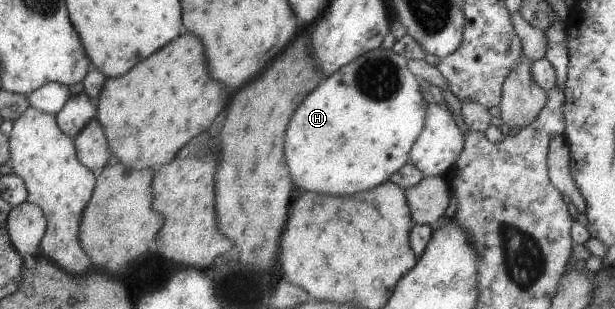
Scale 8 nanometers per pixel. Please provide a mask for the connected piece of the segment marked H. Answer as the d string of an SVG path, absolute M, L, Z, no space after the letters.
M376 47L369 50L356 58L353 58L350 62L343 64L336 72L333 72L324 78L304 100L302 104L296 108L296 112L292 114L290 122L288 122L288 128L286 128L286 136L284 136L284 158L286 158L286 166L288 166L288 172L292 176L292 182L296 188L300 190L310 190L310 192L320 192L320 194L330 194L330 196L342 196L342 194L354 194L354 192L360 192L360 190L368 190L384 180L388 180L390 174L394 174L401 166L408 163L408 155L410 148L414 144L416 137L422 130L427 102L420 93L418 82L416 77L408 70L407 60L401 55L398 55L392 51L392 49L382 49L382 47Z

